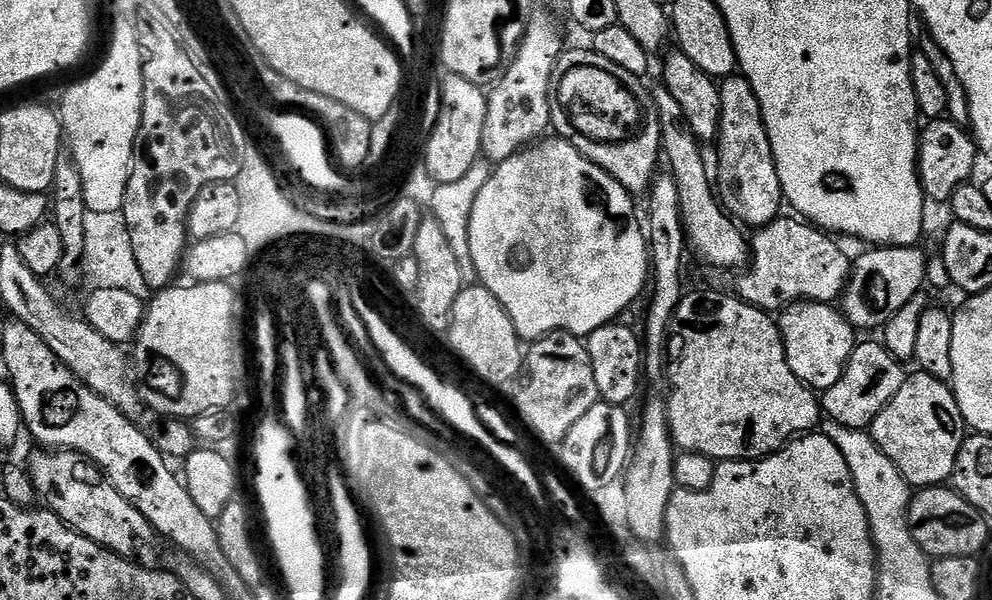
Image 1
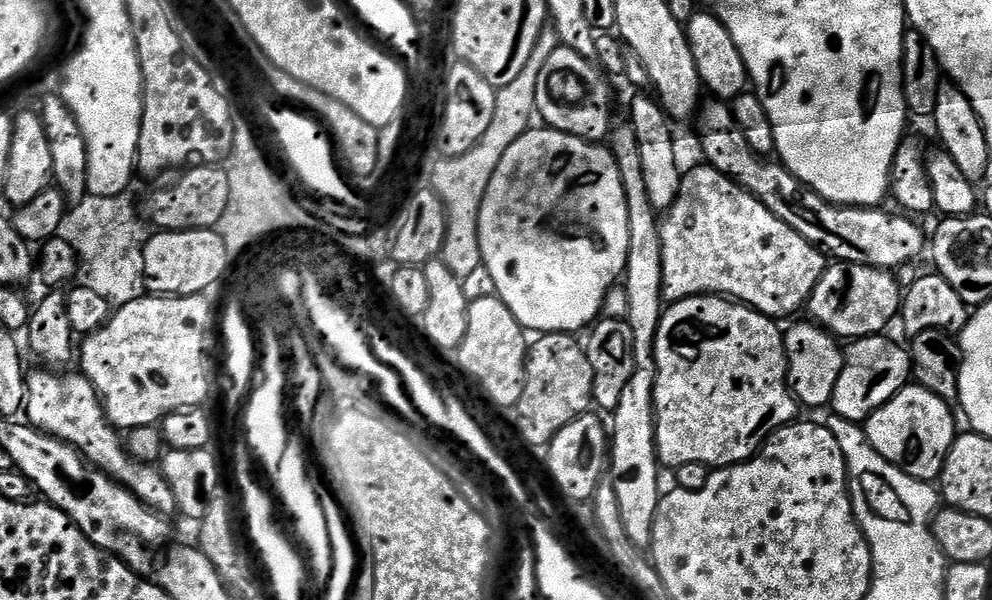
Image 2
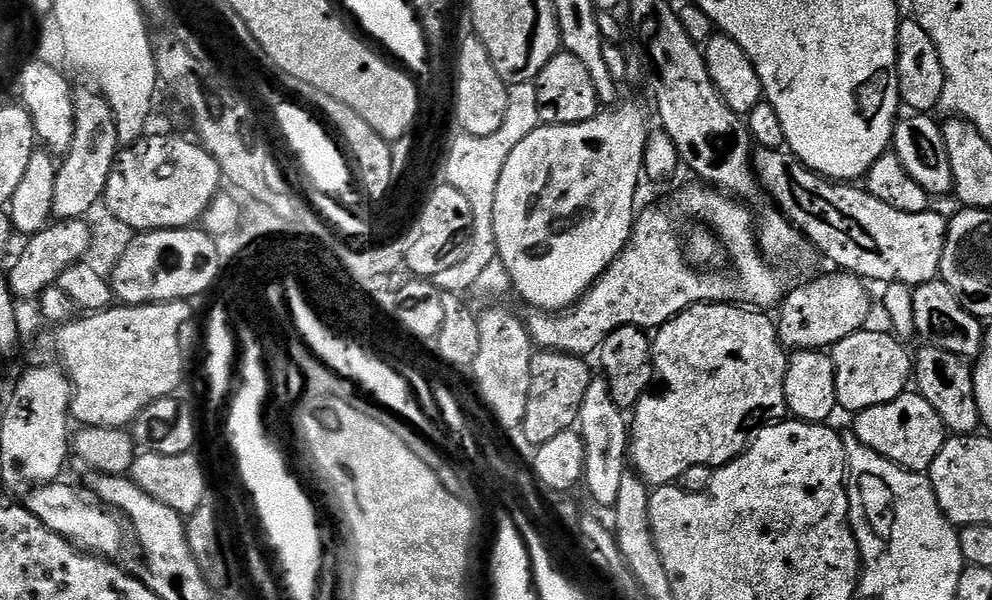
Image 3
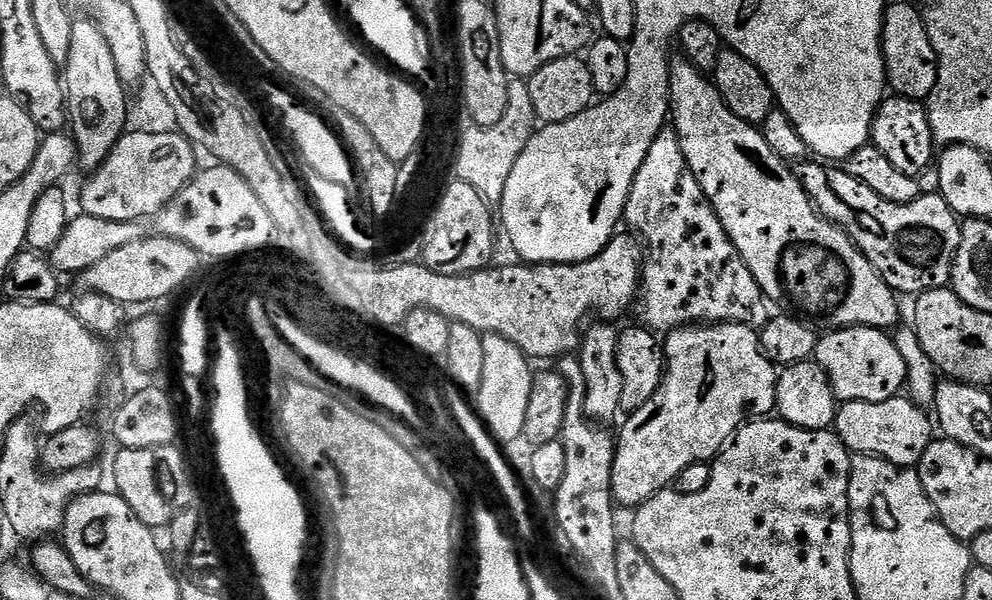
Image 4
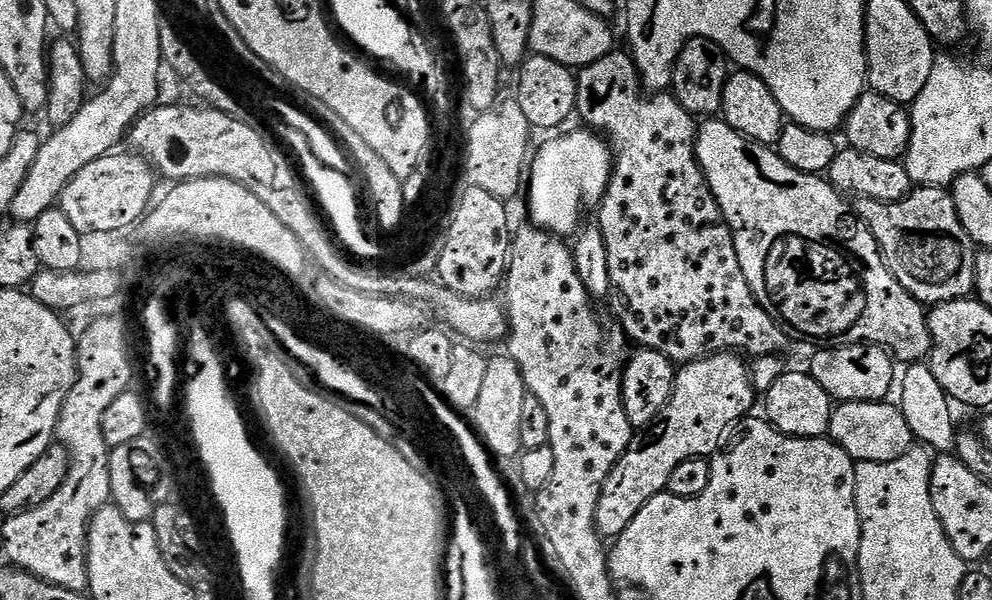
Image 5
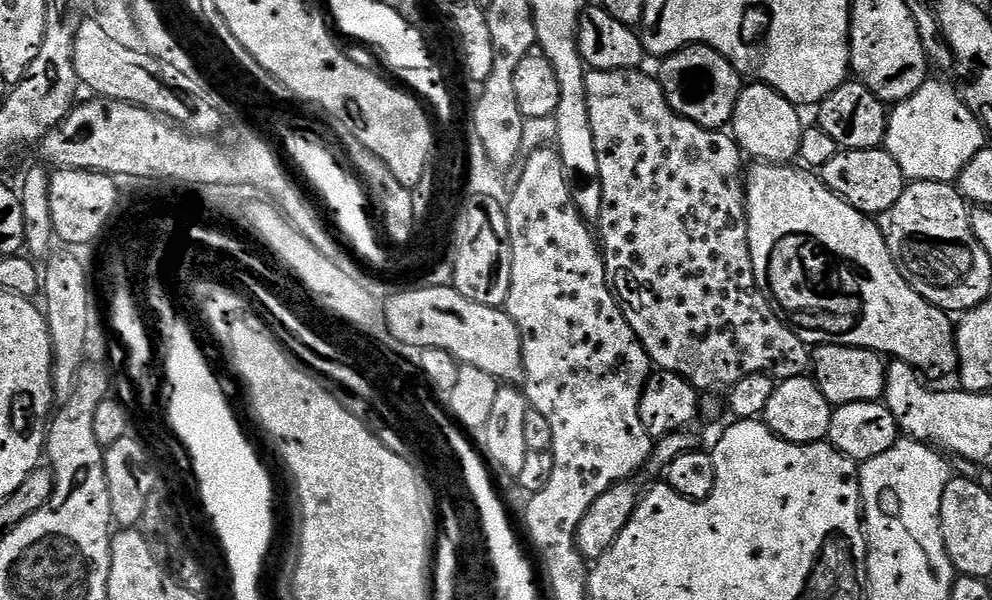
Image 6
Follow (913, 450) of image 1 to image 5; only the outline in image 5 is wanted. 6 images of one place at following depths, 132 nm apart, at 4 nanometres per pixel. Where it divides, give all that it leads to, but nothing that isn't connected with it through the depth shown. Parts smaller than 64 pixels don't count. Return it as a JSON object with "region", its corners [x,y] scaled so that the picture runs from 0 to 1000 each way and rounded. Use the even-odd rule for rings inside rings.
{"region":[[[847,670],[840,678],[835,712],[839,738],[846,740],[859,765],[873,770],[901,770],[921,743],[921,728],[913,697],[899,670]]]}

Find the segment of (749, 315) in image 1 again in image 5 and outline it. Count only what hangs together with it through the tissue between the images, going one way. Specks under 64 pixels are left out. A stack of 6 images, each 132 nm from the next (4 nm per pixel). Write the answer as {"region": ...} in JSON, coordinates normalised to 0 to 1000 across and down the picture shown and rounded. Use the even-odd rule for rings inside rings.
{"region":[[[741,585],[719,587],[705,600],[694,602],[682,618],[675,670],[671,670],[660,707],[648,722],[649,735],[638,732],[627,763],[623,763],[619,783],[615,783],[611,810],[607,810],[603,850],[599,857],[601,882],[606,893],[620,897],[627,892],[631,877],[639,870],[639,857],[643,857],[655,830],[672,815],[675,790],[679,790],[683,770],[705,760],[717,763],[726,752],[734,712],[751,698],[757,688],[754,685],[758,672],[764,667],[755,608],[749,603]]]}

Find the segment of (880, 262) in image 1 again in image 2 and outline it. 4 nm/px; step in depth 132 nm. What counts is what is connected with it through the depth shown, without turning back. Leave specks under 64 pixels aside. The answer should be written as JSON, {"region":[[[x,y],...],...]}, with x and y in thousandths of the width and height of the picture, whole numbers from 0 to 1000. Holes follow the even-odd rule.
{"region":[[[854,437],[836,438],[829,457],[825,477],[821,477],[821,490],[816,497],[813,520],[827,545],[852,568],[867,567],[871,560],[886,560],[892,552],[898,533],[904,532],[909,505],[909,482],[902,458],[894,447],[882,447],[876,440],[856,440]]]}

